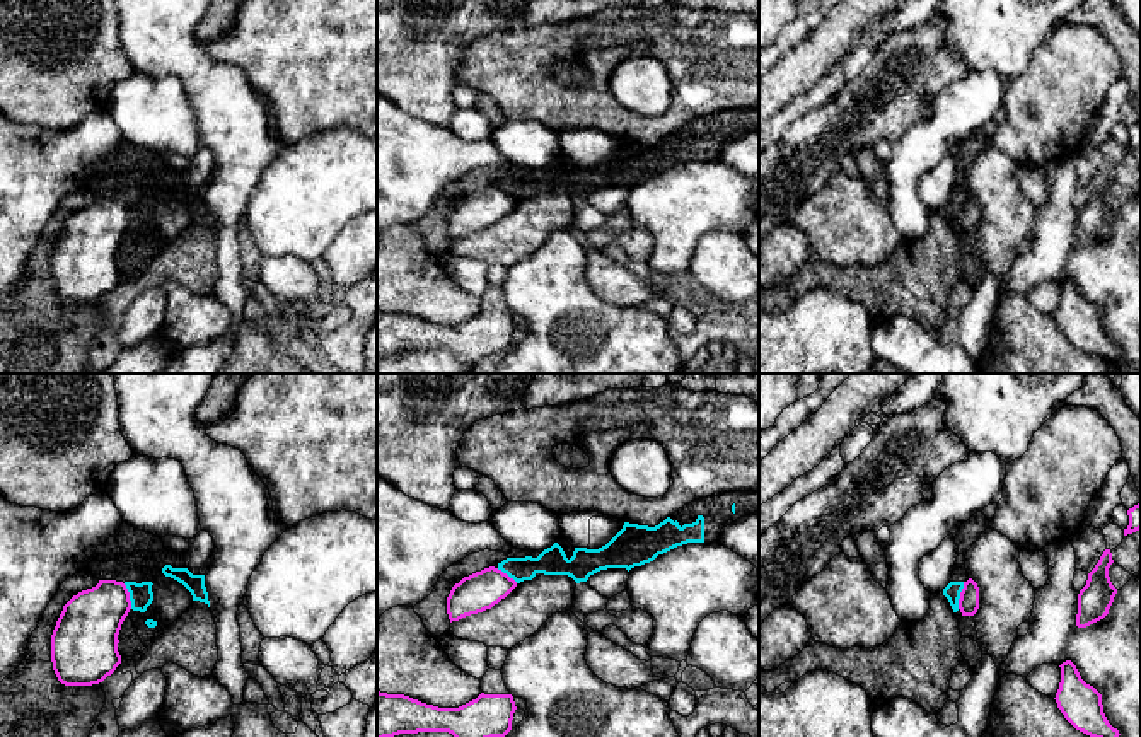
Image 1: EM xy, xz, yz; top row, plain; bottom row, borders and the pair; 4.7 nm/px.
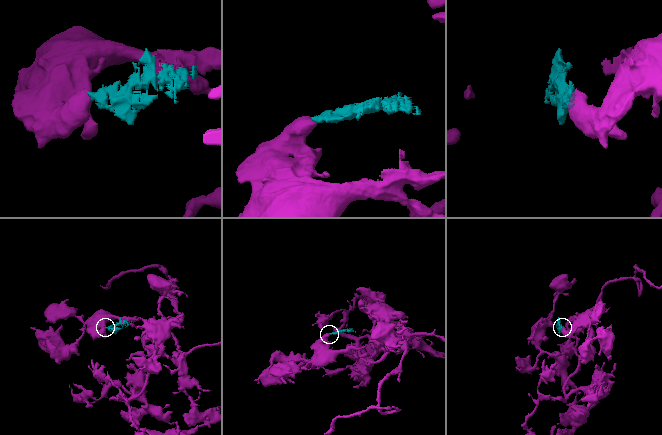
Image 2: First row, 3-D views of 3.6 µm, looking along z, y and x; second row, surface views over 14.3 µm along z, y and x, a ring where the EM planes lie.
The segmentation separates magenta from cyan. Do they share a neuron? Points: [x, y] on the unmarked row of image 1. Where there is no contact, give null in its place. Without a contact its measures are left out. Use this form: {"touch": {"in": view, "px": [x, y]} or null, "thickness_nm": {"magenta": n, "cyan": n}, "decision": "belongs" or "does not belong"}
{"touch": {"in": "yz", "px": [961, 214]}, "thickness_nm": {"magenta": 100, "cyan": 80}, "decision": "does not belong"}

